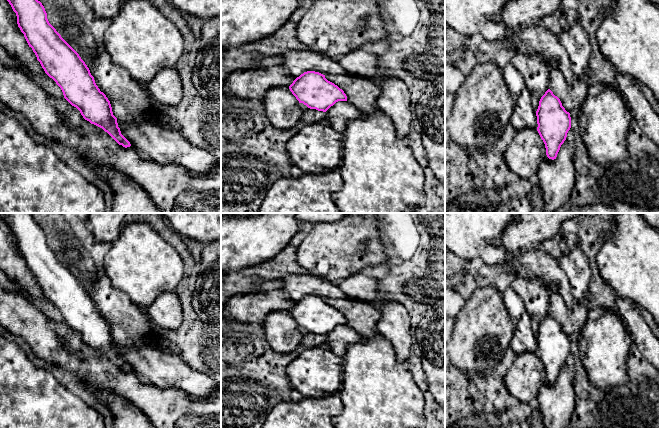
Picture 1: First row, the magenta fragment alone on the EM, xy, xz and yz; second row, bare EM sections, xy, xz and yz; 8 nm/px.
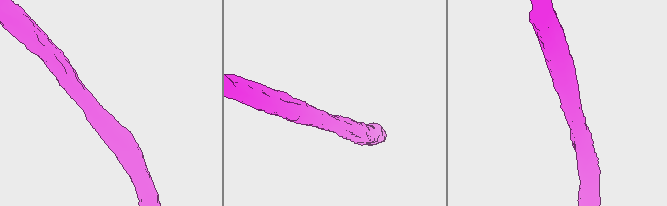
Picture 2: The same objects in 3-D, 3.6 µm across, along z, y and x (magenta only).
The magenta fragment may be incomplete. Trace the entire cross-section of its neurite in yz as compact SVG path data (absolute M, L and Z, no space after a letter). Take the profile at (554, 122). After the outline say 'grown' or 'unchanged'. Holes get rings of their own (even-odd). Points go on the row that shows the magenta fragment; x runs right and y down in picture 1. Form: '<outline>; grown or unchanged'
M548 89L539 101L536 116L537 131L545 144L546 155L554 160L571 128L570 113L562 106L560 99Z; unchanged

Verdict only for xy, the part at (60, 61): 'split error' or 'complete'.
complete

